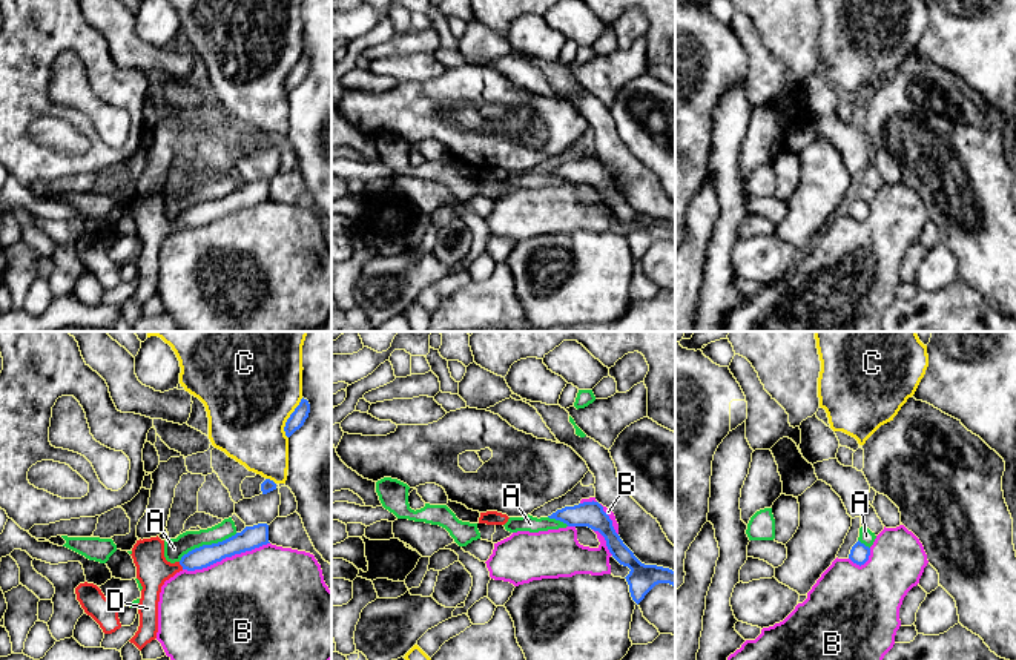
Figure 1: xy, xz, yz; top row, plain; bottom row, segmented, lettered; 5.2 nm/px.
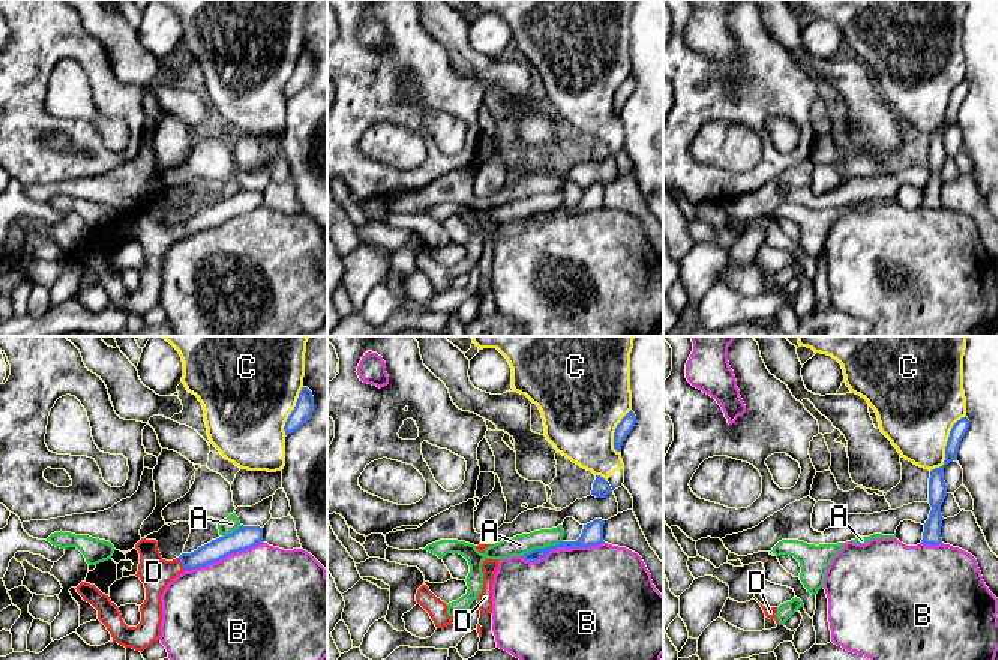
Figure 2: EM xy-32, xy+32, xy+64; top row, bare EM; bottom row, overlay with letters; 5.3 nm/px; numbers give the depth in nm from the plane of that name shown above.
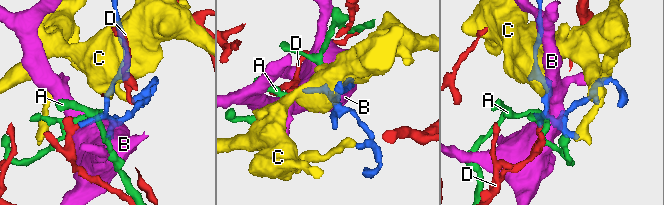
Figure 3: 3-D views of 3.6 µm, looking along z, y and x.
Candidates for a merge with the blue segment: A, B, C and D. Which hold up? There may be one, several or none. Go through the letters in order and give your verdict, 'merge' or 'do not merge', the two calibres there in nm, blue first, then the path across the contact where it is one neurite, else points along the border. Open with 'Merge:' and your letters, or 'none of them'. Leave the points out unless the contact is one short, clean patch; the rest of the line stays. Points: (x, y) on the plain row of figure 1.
Merge: D
A: do not merge; calibres 120 and 110 nm; border xy (237, 189), (221, 197), (195, 203), (178, 217)
B: do not merge; calibres 120 and 480 nm
C: do not merge; calibres 90 and 500 nm
D: merge; calibres 120 and 180 nm; way xy (204, 212), (180, 220), (169, 226), (152, 226)

